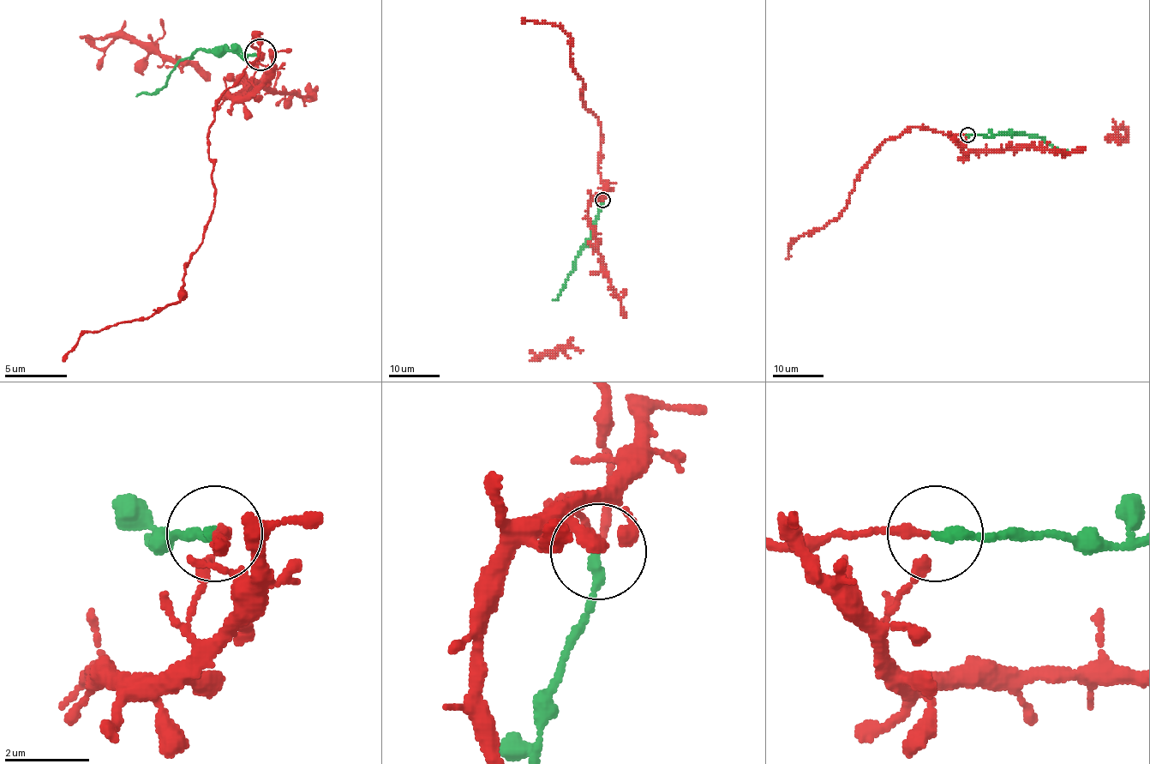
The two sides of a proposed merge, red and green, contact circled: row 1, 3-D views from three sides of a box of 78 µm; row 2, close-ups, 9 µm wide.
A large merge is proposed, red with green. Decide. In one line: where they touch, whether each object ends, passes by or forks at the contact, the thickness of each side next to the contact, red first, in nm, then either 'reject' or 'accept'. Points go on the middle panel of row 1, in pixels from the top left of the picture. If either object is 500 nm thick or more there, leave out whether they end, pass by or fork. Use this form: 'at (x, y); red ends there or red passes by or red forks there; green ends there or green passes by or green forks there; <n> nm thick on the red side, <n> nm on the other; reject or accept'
at (602, 200); red passes by; green ends there; 180 nm thick on the red side, 240 nm on the other; accept

